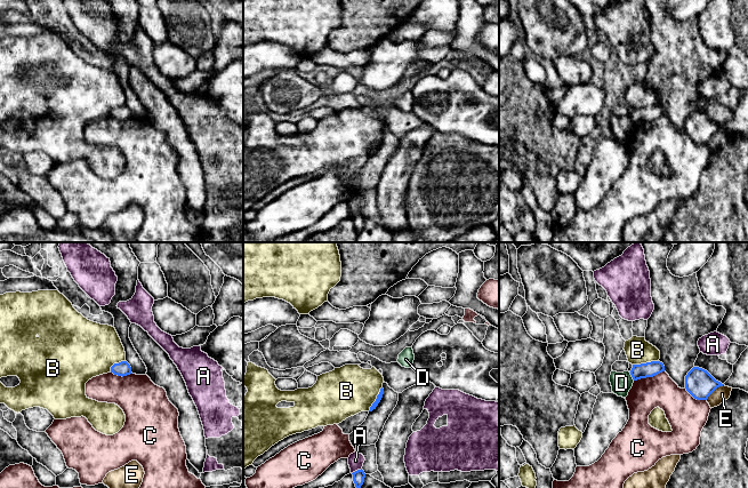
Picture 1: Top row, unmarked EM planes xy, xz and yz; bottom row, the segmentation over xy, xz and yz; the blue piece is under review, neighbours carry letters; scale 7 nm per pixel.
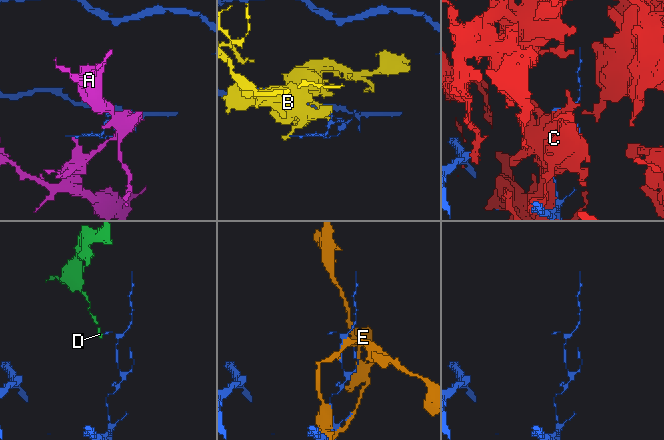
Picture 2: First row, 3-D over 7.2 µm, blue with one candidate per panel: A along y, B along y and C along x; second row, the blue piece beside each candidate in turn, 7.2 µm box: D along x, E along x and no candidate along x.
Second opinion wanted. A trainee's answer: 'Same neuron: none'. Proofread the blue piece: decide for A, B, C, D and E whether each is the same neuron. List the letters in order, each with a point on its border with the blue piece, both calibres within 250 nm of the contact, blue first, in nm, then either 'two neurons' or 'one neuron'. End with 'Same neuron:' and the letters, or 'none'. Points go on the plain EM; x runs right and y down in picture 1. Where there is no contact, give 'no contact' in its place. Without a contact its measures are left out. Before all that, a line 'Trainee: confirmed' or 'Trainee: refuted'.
Trainee: confirmed
A: contact xz (358, 214); calibres 90 and 110 nm; two neurons
B: contact yz (646, 106); calibres 110 and 180 nm; two neurons
C: contact yz (649, 120); calibres 110 and 220 nm; two neurons
D: contact yz (632, 120); calibres 110 and 150 nm; two neurons
E: contact yz (714, 134); calibres 200 and 110 nm; two neurons
Same neuron: none

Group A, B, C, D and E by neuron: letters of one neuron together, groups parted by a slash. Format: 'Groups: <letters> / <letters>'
Groups: A / B / C / D / E

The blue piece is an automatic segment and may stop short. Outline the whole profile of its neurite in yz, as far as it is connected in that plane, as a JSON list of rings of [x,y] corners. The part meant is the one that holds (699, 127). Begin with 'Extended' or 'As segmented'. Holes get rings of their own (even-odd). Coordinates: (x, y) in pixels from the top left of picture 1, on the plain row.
As segmented. [[[693,111],[685,120],[685,133],[697,144],[707,144],[717,131],[723,129],[699,111]]]

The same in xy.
As segmented. [[[121,105],[119,107],[114,107],[111,111],[111,117],[113,117],[114,119],[118,119],[118,120],[122,120],[122,121],[132,118],[131,111],[127,105]]]

